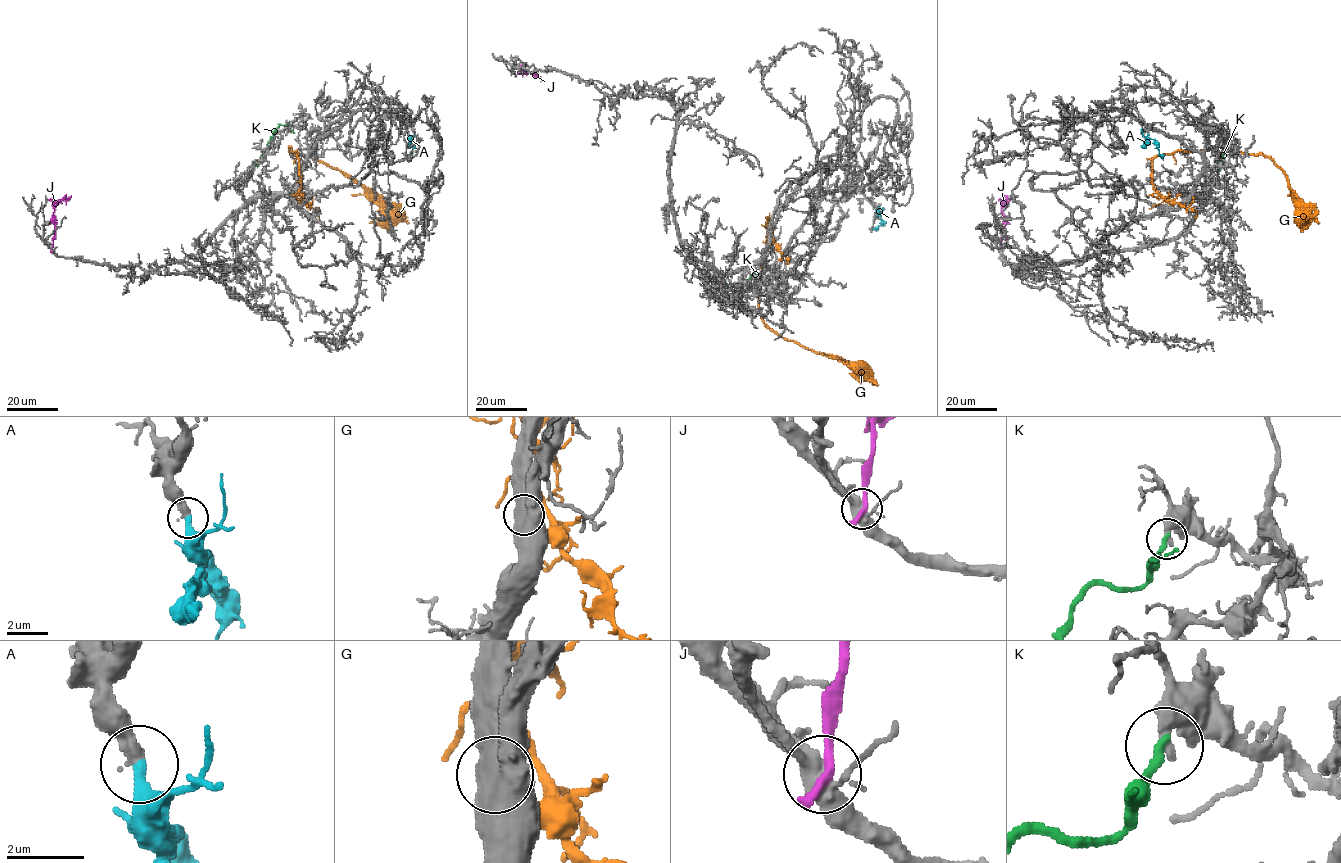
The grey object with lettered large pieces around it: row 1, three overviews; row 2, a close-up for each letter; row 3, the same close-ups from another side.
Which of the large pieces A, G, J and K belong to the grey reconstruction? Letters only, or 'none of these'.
A, G

